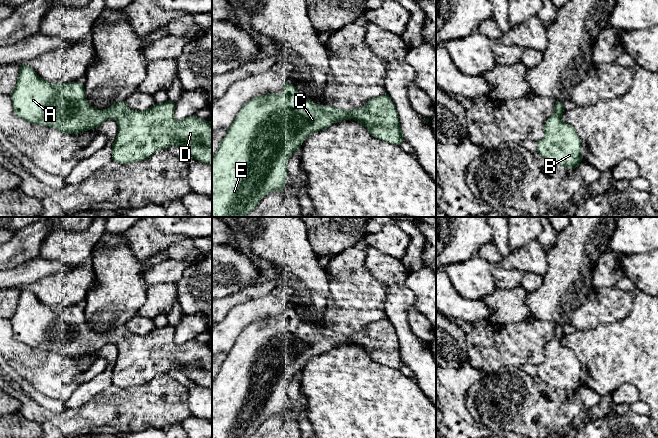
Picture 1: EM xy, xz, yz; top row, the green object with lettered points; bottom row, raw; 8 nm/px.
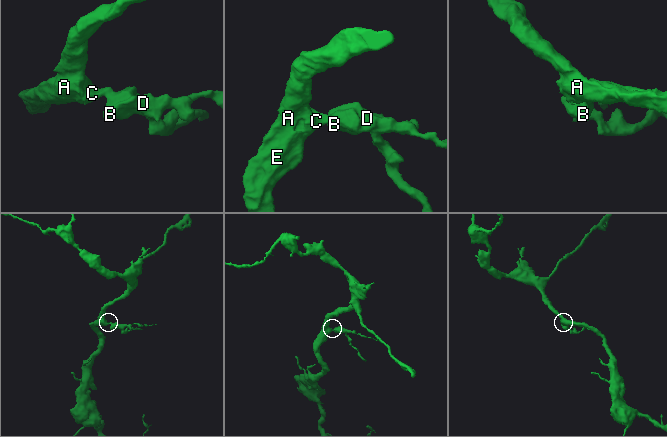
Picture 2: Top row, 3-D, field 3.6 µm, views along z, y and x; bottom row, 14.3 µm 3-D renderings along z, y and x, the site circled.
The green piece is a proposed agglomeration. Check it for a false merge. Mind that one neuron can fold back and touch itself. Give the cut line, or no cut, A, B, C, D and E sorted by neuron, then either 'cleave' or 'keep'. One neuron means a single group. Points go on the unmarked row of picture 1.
no cut | A B C D E | keep

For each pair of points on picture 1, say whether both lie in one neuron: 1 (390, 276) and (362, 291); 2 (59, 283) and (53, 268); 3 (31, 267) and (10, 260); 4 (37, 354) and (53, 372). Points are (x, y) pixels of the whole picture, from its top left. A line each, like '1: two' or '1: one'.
1: two
2: two
3: two
4: two

